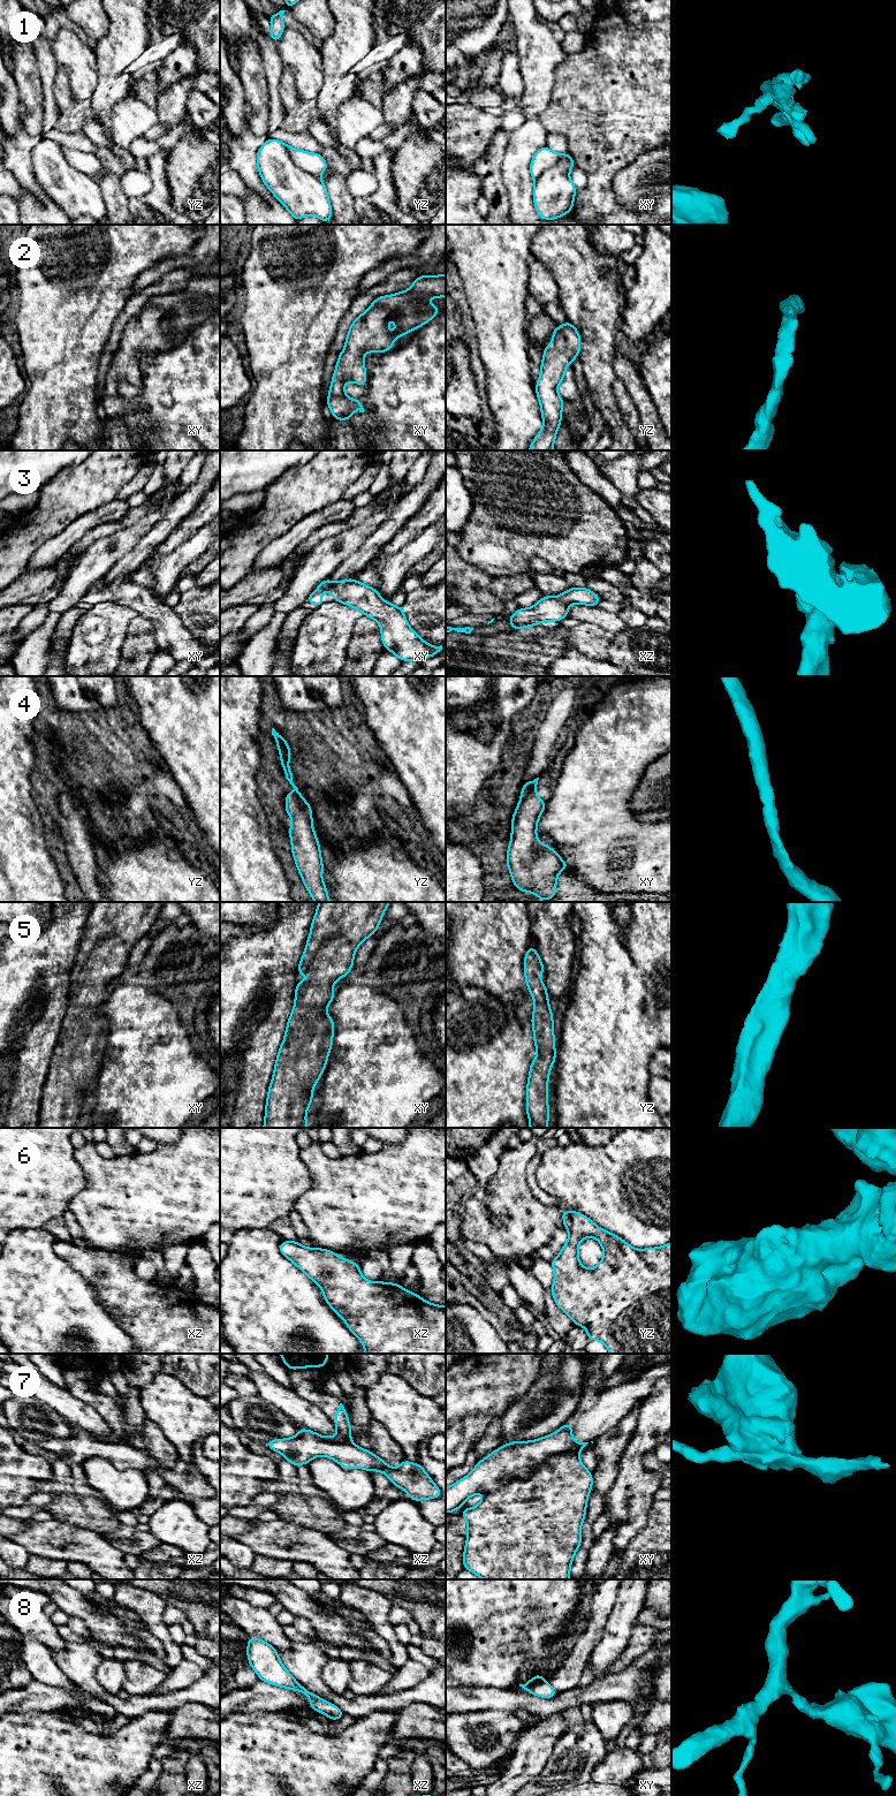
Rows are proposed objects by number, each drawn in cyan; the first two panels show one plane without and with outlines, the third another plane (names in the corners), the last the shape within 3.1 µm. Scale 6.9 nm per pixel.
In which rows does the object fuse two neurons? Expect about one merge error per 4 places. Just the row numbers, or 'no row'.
1, 6, 7

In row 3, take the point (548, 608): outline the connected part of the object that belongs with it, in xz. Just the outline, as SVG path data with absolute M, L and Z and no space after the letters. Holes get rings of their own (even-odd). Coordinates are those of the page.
M570 588L556 598L544 596L534 606L530 608L518 608L509 616L509 624L515 629L539 626L540 622L561 621L568 616L569 606L582 604L595 607L601 598L585 588Z

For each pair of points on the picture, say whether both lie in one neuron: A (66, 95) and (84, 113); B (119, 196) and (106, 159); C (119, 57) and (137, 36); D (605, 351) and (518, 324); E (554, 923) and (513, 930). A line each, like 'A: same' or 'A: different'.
A: same
B: same
C: same
D: different
E: different

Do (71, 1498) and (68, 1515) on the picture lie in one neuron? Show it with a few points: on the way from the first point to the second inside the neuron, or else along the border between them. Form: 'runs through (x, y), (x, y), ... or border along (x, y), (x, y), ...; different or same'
runs through (71, 1502), (69, 1510); same

